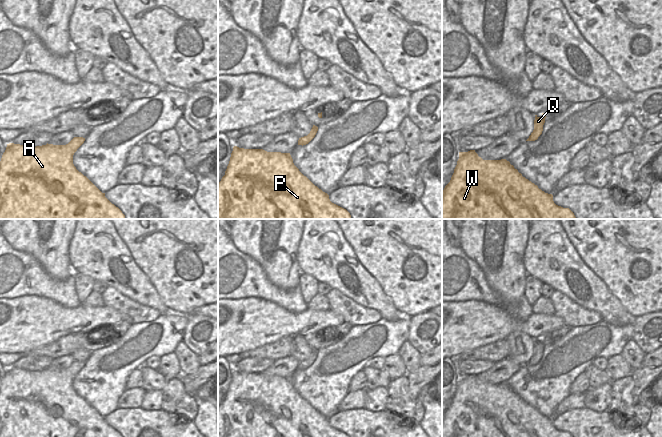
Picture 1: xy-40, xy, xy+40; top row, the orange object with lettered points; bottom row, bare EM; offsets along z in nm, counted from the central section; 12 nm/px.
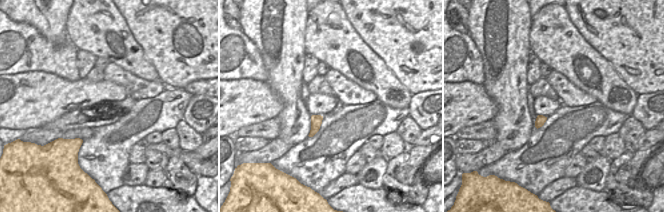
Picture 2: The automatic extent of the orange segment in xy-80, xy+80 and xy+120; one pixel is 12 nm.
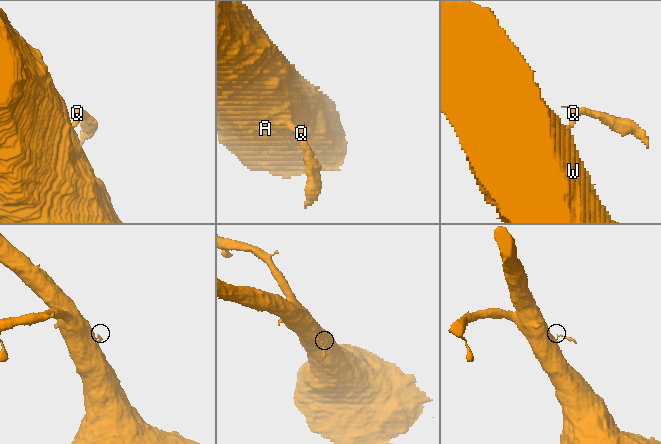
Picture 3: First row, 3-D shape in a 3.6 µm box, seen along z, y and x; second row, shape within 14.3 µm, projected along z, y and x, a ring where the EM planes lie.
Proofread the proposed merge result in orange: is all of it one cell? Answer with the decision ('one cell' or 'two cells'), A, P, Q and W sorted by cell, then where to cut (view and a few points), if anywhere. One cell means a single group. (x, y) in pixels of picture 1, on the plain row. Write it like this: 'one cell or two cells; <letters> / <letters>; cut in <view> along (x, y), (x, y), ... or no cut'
two cells; A P W / Q; cut in xy along (307, 359), (311, 363)

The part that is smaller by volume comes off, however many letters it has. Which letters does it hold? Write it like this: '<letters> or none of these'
Q

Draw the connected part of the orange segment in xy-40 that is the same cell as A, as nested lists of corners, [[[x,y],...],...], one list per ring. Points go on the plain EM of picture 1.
[[[74,361],[66,369],[46,368],[31,372],[9,367],[0,385],[0,437],[122,437],[73,388],[73,379],[85,362]]]

